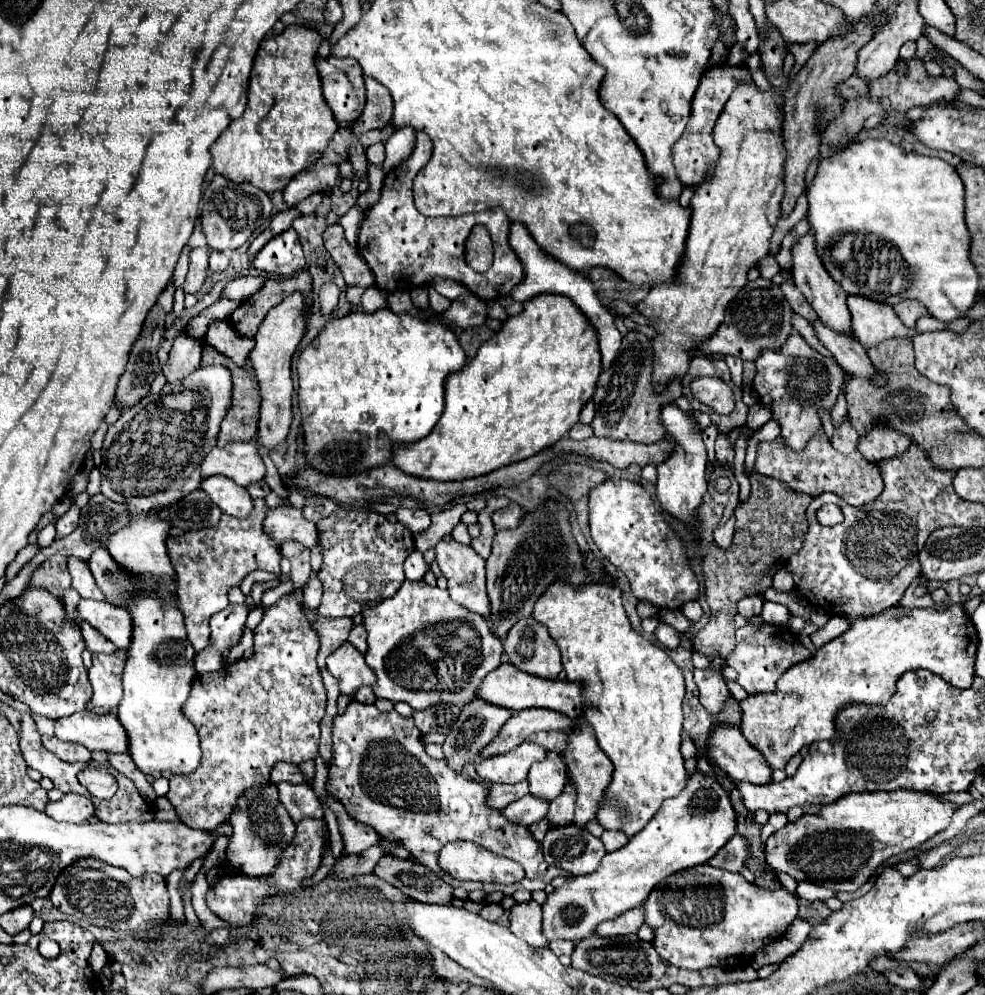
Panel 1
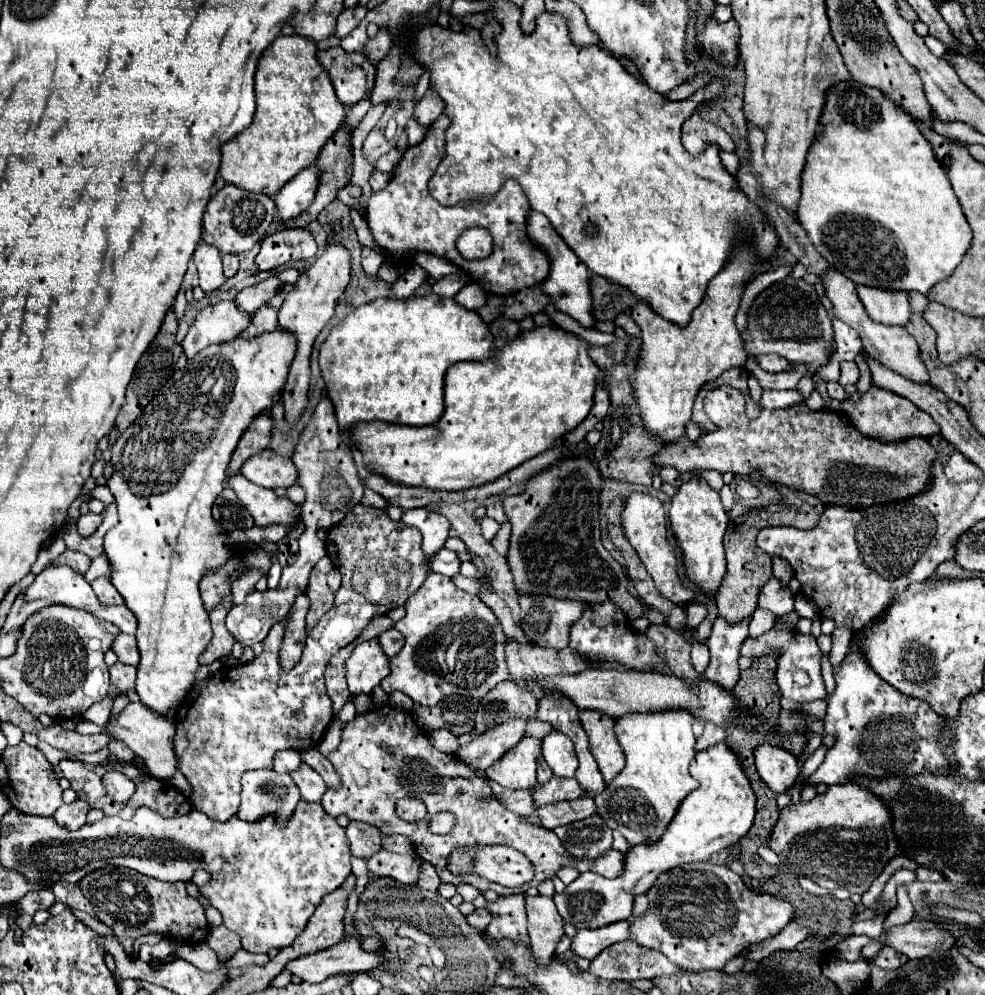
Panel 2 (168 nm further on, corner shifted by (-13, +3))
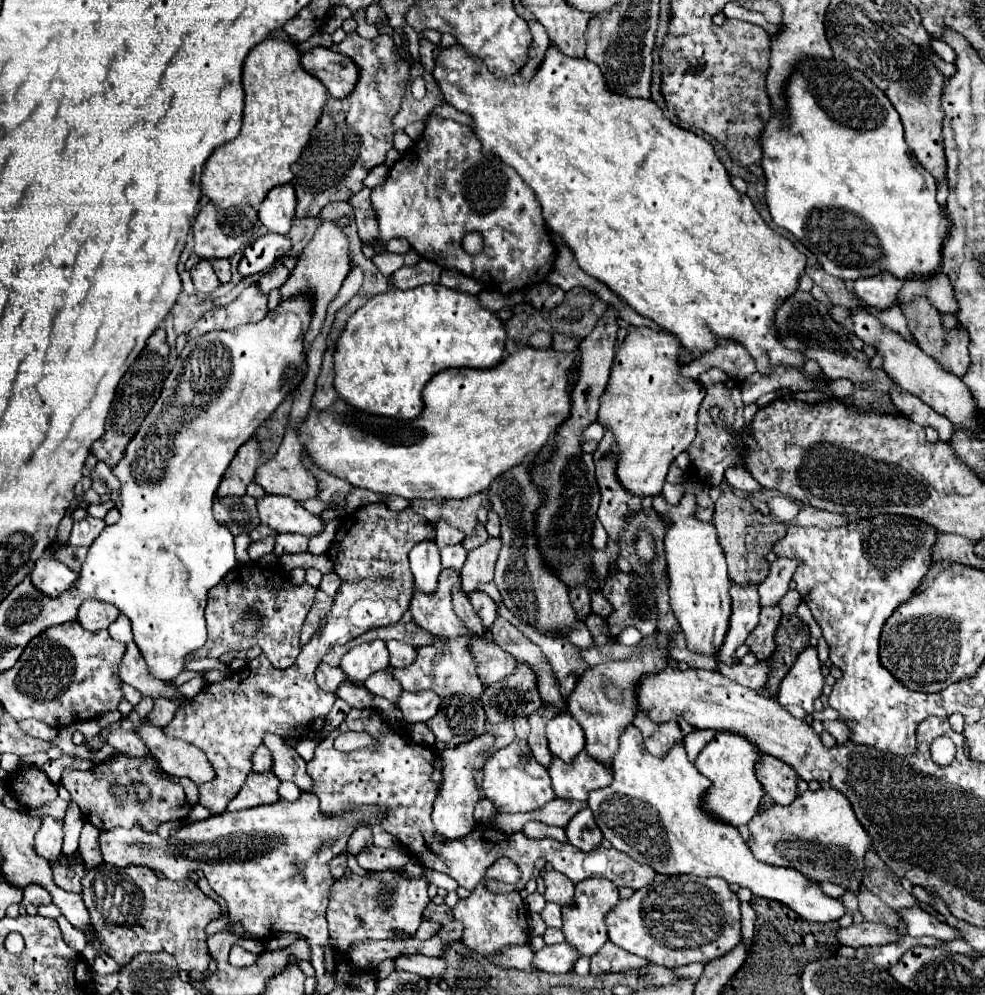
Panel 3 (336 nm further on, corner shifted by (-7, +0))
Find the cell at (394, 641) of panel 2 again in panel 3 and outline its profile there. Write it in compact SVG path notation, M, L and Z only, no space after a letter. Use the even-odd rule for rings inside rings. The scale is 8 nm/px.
M389 640L387 642L389 654L391 654L391 666L393 668L405 668L409 664L413 664L413 660L417 658L417 648L399 642L399 640Z

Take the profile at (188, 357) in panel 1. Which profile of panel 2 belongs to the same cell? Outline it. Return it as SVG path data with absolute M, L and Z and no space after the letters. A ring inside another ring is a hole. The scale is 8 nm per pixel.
M221 301L207 305L197 315L181 347L187 359L193 359L201 349L213 343L231 341L249 325L249 315L239 313L233 301Z

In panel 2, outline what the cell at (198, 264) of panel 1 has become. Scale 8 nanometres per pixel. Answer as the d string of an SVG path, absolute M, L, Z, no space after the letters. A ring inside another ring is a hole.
M199 245L193 261L199 271L199 287L209 293L213 289L219 289L225 283L225 275L221 269L221 253L213 245Z

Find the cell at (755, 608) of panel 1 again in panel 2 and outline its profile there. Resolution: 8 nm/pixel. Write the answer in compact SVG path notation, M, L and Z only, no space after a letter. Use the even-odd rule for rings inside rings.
M769 579L759 593L759 607L775 613L777 617L787 615L793 611L793 595L787 587L783 589L777 579Z

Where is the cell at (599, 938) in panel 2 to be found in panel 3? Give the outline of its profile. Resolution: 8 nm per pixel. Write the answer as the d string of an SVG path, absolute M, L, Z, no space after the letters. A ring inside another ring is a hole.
M567 942L545 946L539 952L535 952L533 958L533 968L537 972L547 972L547 974L565 974L573 970L573 964L577 962L577 952L573 946Z

